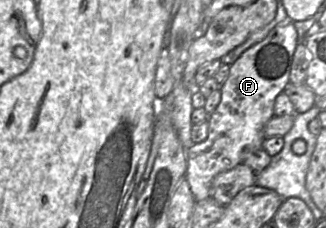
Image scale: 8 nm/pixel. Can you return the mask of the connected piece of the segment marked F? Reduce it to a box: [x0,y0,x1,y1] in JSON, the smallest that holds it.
[185,18,299,202]

